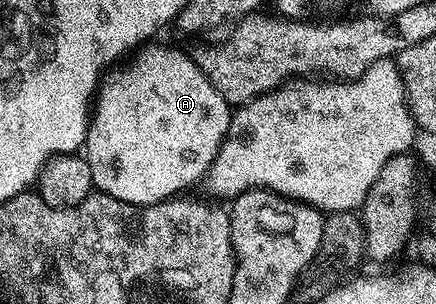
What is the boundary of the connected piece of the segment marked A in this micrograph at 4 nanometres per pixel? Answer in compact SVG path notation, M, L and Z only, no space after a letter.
M159 41L138 48L130 58L112 66L100 78L87 124L85 158L93 173L94 190L138 207L161 203L186 192L183 190L198 179L200 182L221 149L233 114L186 50L178 51L155 42Z

